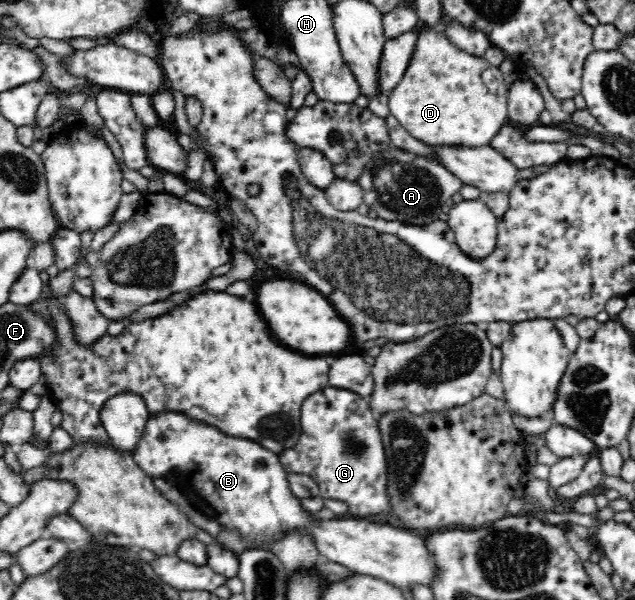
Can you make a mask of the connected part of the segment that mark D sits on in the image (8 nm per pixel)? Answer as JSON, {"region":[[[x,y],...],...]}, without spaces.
{"region":[[[429,26],[419,27],[417,30],[419,39],[417,39],[417,47],[413,51],[413,57],[409,61],[409,67],[405,71],[405,75],[401,82],[397,84],[387,95],[390,115],[393,118],[397,118],[397,121],[413,136],[415,139],[419,139],[423,143],[430,146],[436,146],[437,144],[445,146],[467,146],[467,147],[479,147],[487,146],[490,143],[490,139],[499,131],[499,128],[508,121],[508,89],[509,84],[505,84],[505,67],[493,67],[491,63],[488,63],[484,57],[476,57],[462,51],[461,49],[453,46],[453,43],[449,42],[447,36],[440,31],[439,28],[429,28]]]}

